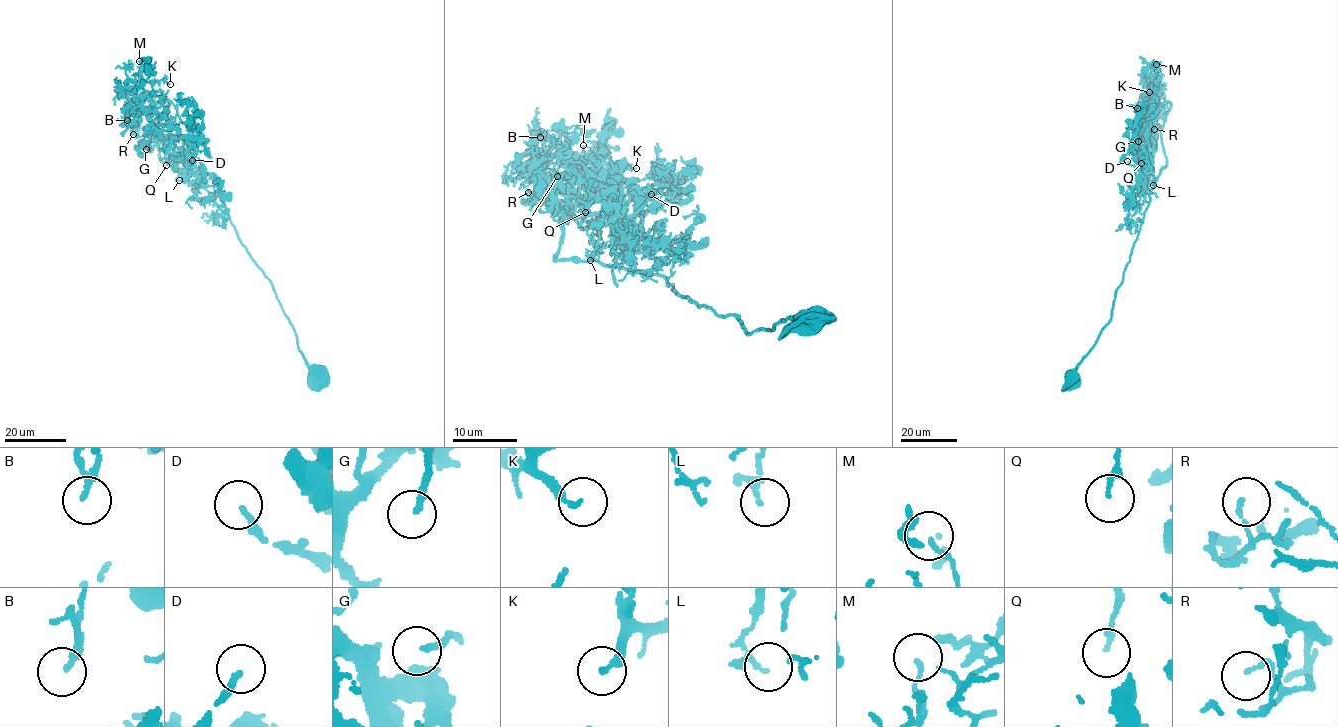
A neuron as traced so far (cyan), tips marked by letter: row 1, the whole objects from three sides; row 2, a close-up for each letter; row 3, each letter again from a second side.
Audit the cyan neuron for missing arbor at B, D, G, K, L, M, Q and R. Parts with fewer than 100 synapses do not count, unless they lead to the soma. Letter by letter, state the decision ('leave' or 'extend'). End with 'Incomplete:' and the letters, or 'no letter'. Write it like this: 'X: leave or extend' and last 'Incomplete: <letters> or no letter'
B: leave
D: leave
G: extend
K: leave
L: leave
M: leave
Q: leave
R: leave
Incomplete: G

